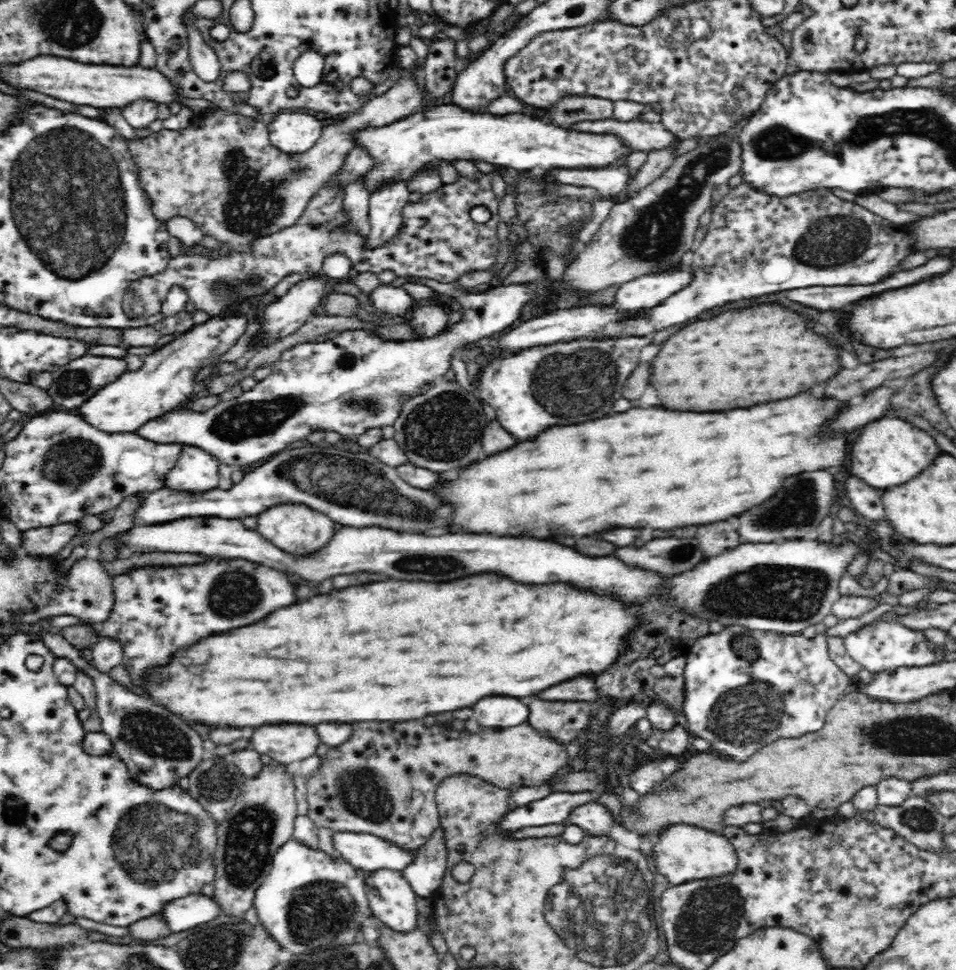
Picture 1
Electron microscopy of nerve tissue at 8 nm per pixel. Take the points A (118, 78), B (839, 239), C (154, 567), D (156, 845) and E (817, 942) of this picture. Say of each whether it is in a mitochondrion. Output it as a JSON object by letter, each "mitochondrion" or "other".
{"A":"other","B":"mitochondrion","C":"other","D":"mitochondrion","E":"other"}

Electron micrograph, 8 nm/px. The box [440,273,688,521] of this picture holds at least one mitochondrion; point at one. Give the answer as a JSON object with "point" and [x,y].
{"point":[579,382]}

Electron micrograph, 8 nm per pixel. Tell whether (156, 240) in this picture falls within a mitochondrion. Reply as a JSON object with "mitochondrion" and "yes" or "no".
{"mitochondrion":"no"}

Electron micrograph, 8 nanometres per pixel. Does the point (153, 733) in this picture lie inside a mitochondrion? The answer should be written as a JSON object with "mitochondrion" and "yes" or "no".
{"mitochondrion":"yes"}

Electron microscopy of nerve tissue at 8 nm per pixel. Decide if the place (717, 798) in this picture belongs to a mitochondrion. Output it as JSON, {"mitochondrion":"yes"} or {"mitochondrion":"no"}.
{"mitochondrion":"no"}

